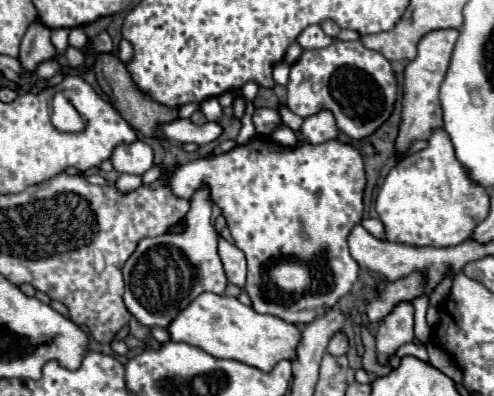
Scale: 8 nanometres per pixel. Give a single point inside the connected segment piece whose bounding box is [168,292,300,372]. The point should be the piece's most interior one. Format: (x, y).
(223, 327)

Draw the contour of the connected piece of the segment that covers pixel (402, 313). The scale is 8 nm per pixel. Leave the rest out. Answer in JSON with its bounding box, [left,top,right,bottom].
[376,304,414,364]

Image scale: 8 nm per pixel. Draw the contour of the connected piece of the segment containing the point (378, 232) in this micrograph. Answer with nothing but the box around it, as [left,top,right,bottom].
[362,218,386,240]

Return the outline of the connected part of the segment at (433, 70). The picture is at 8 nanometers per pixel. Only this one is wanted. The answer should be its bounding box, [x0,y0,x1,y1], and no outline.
[394,28,458,158]

